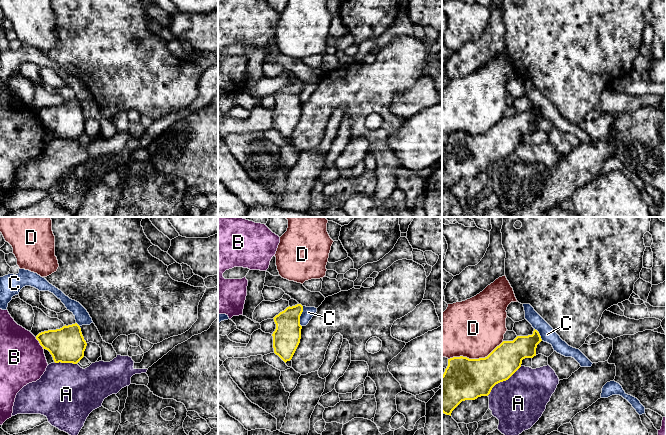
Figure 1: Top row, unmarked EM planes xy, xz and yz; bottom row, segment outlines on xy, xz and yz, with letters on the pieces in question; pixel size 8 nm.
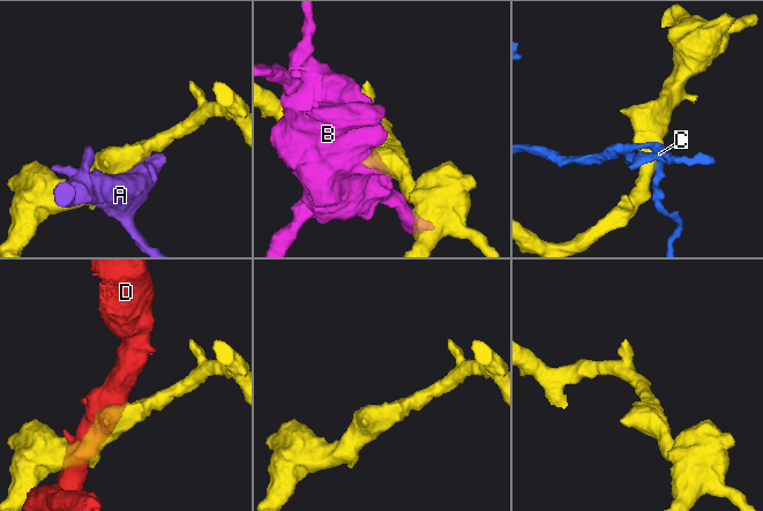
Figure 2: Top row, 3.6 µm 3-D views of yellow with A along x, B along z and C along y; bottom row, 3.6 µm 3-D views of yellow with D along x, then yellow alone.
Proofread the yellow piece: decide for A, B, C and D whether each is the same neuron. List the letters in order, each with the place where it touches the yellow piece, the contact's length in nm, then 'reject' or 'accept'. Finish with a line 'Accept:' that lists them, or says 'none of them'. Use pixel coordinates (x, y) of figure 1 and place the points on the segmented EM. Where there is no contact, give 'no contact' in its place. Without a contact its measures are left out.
A: yz (503, 380) | 360 nm | reject
B: xy (39, 342) | 120 nm | reject
C: xz (300, 315) | 170 nm | reject
D: yz (475, 359) | 480 nm | reject
Accept: none of them

